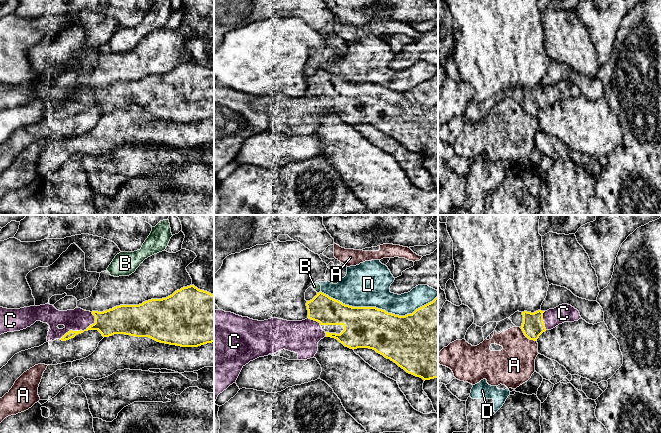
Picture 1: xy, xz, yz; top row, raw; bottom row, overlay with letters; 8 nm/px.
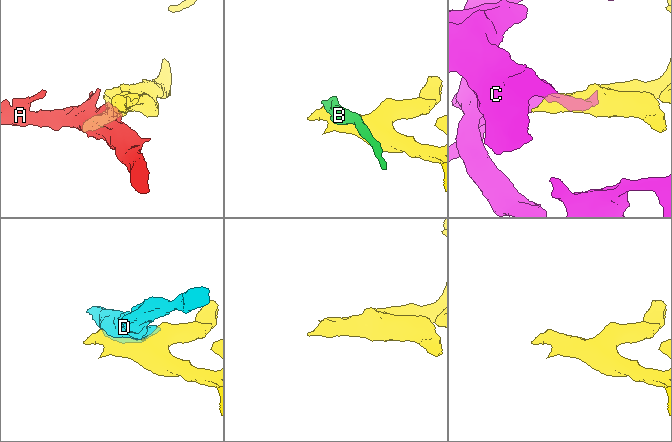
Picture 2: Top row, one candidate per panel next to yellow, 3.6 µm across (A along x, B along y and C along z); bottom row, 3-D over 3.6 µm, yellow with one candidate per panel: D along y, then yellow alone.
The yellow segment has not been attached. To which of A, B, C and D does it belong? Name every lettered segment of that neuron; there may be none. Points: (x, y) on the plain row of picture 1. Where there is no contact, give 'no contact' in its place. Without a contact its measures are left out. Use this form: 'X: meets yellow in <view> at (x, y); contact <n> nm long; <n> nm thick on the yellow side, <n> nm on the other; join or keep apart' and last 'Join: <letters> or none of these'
A: meets yellow in yz at (527, 113); contact 170 nm long; 180 nm thick on the yellow side, 320 nm on the other; keep apart
B: meets yellow in xz at (319, 68); contact 40 nm long; 220 nm thick on the yellow side, 60 nm on the other; keep apart
C: meets yellow in xy at (80, 106); contact 340 nm long; 200 nm thick on the yellow side, 180 nm on the other; join
D: meets yellow in xz at (379, 85); contact 950 nm long; 340 nm thick on the yellow side, 360 nm on the other; keep apart
Join: C

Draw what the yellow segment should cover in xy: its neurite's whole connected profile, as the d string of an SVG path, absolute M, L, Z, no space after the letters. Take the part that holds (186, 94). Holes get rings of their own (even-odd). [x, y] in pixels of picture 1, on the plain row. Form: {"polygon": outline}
{"polygon": "M190 61L166 74L151 75L139 81L120 81L103 88L90 88L78 83L59 87L50 80L20 85L0 83L0 111L26 105L36 97L50 102L47 118L56 115L66 117L84 107L98 106L103 113L125 110L149 113L160 119L181 123L198 123L214 118L214 71Z"}

